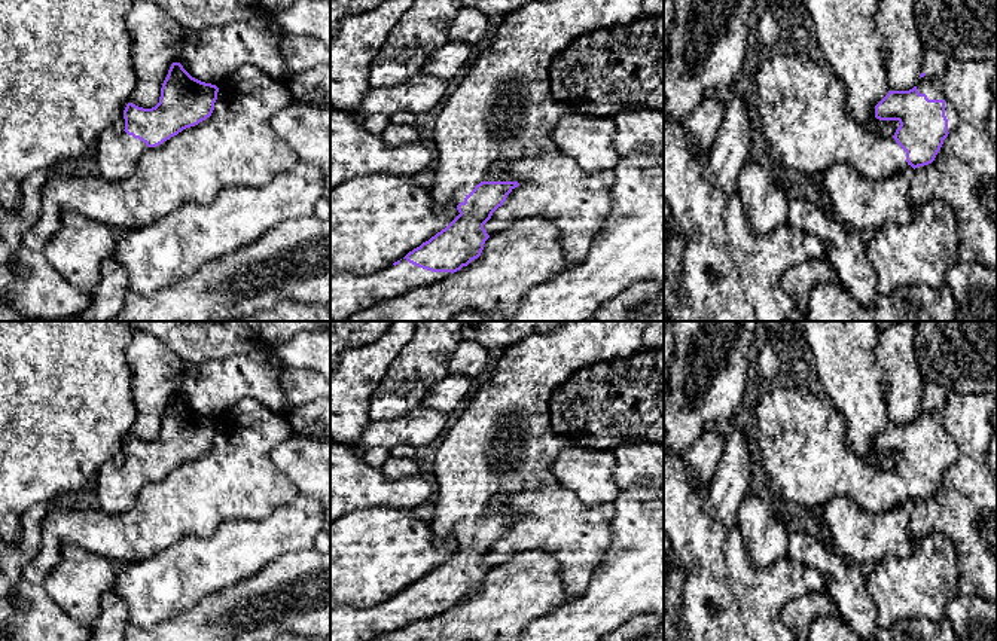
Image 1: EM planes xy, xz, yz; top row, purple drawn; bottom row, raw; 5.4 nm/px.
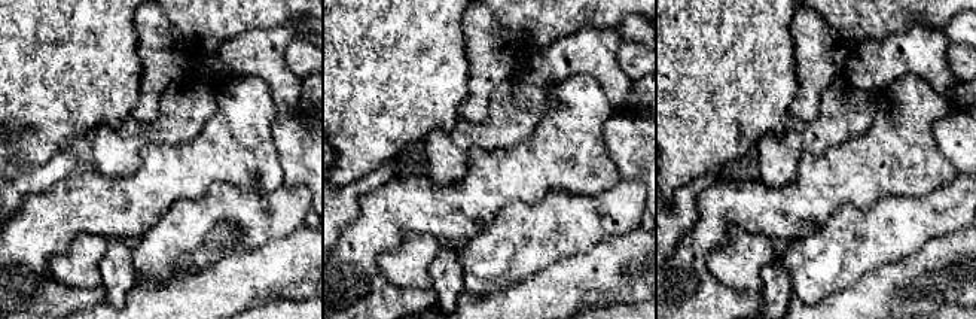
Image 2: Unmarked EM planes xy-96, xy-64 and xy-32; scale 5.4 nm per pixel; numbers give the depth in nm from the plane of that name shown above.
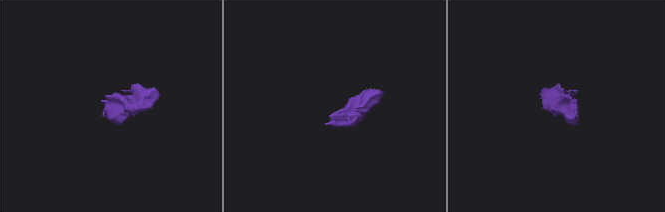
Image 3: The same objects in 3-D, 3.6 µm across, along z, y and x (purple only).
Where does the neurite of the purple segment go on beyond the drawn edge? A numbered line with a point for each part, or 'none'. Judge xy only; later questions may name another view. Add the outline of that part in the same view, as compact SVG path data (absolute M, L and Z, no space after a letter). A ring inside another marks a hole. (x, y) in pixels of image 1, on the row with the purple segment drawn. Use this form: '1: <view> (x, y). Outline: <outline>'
1: xy (118, 153). Outline: M104 129L94 146L100 175L109 180L124 180L137 168L146 147L146 143L125 131Z

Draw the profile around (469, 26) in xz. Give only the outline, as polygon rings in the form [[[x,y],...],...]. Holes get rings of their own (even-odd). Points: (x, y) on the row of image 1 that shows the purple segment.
[[[461,6],[449,25],[449,40],[475,45],[485,36],[488,25],[490,16],[484,12]]]

